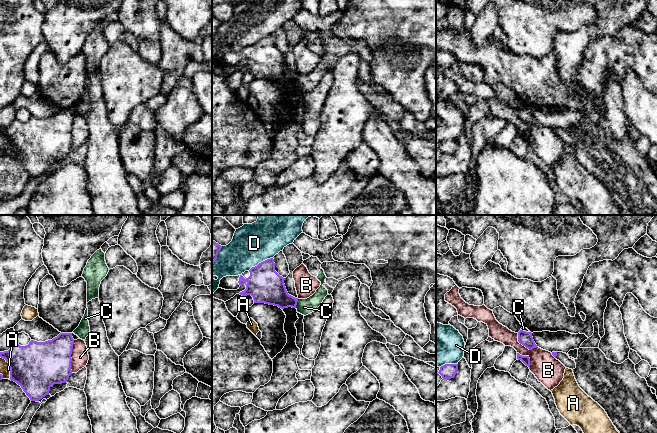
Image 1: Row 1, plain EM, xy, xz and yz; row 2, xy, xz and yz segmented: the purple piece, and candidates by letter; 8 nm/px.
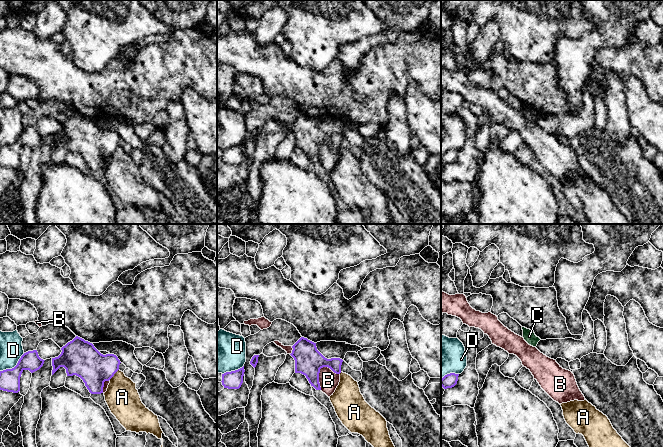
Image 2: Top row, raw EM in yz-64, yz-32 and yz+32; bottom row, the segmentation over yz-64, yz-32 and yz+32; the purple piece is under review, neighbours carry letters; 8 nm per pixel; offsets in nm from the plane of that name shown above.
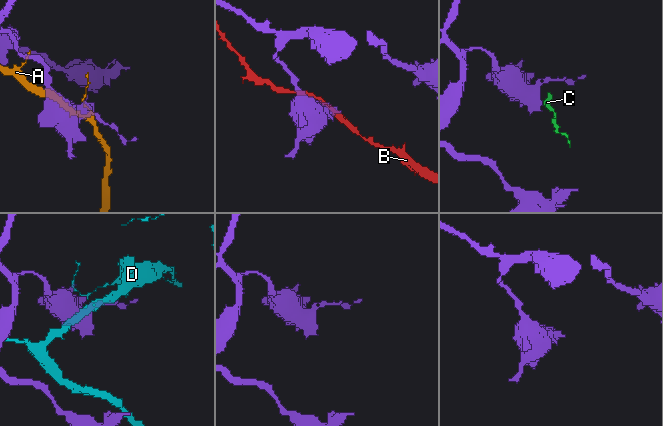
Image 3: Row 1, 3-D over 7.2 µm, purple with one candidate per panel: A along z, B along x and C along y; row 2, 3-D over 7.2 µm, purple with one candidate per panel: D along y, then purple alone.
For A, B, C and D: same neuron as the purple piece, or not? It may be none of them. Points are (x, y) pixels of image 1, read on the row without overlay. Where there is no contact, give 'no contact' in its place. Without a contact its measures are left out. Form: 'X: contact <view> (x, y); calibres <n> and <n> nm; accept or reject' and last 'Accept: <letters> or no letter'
A: contact xy (9, 143); calibres 380 and 80 nm; reject
B: contact xy (70, 132); calibres 360 and 140 nm; reject
C: contact xz (296, 79); calibres 260 and 130 nm; reject
D: contact xz (261, 38); calibres 280 and 320 nm; reject
Accept: no letter

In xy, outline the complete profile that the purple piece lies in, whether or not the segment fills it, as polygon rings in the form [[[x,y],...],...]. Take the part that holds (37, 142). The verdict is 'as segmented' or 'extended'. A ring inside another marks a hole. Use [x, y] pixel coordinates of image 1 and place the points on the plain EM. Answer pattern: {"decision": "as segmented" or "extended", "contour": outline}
{"decision": "as segmented", "contour": [[[60,109],[45,118],[31,116],[26,122],[15,119],[8,127],[0,128],[0,133],[9,139],[10,156],[20,161],[31,177],[39,177],[49,170],[52,161],[67,158],[72,149],[73,120],[72,109]]]}

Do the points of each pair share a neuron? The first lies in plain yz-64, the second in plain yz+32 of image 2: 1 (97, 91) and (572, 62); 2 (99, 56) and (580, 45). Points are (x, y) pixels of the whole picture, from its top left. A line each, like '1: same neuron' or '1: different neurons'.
1: different neurons
2: different neurons

